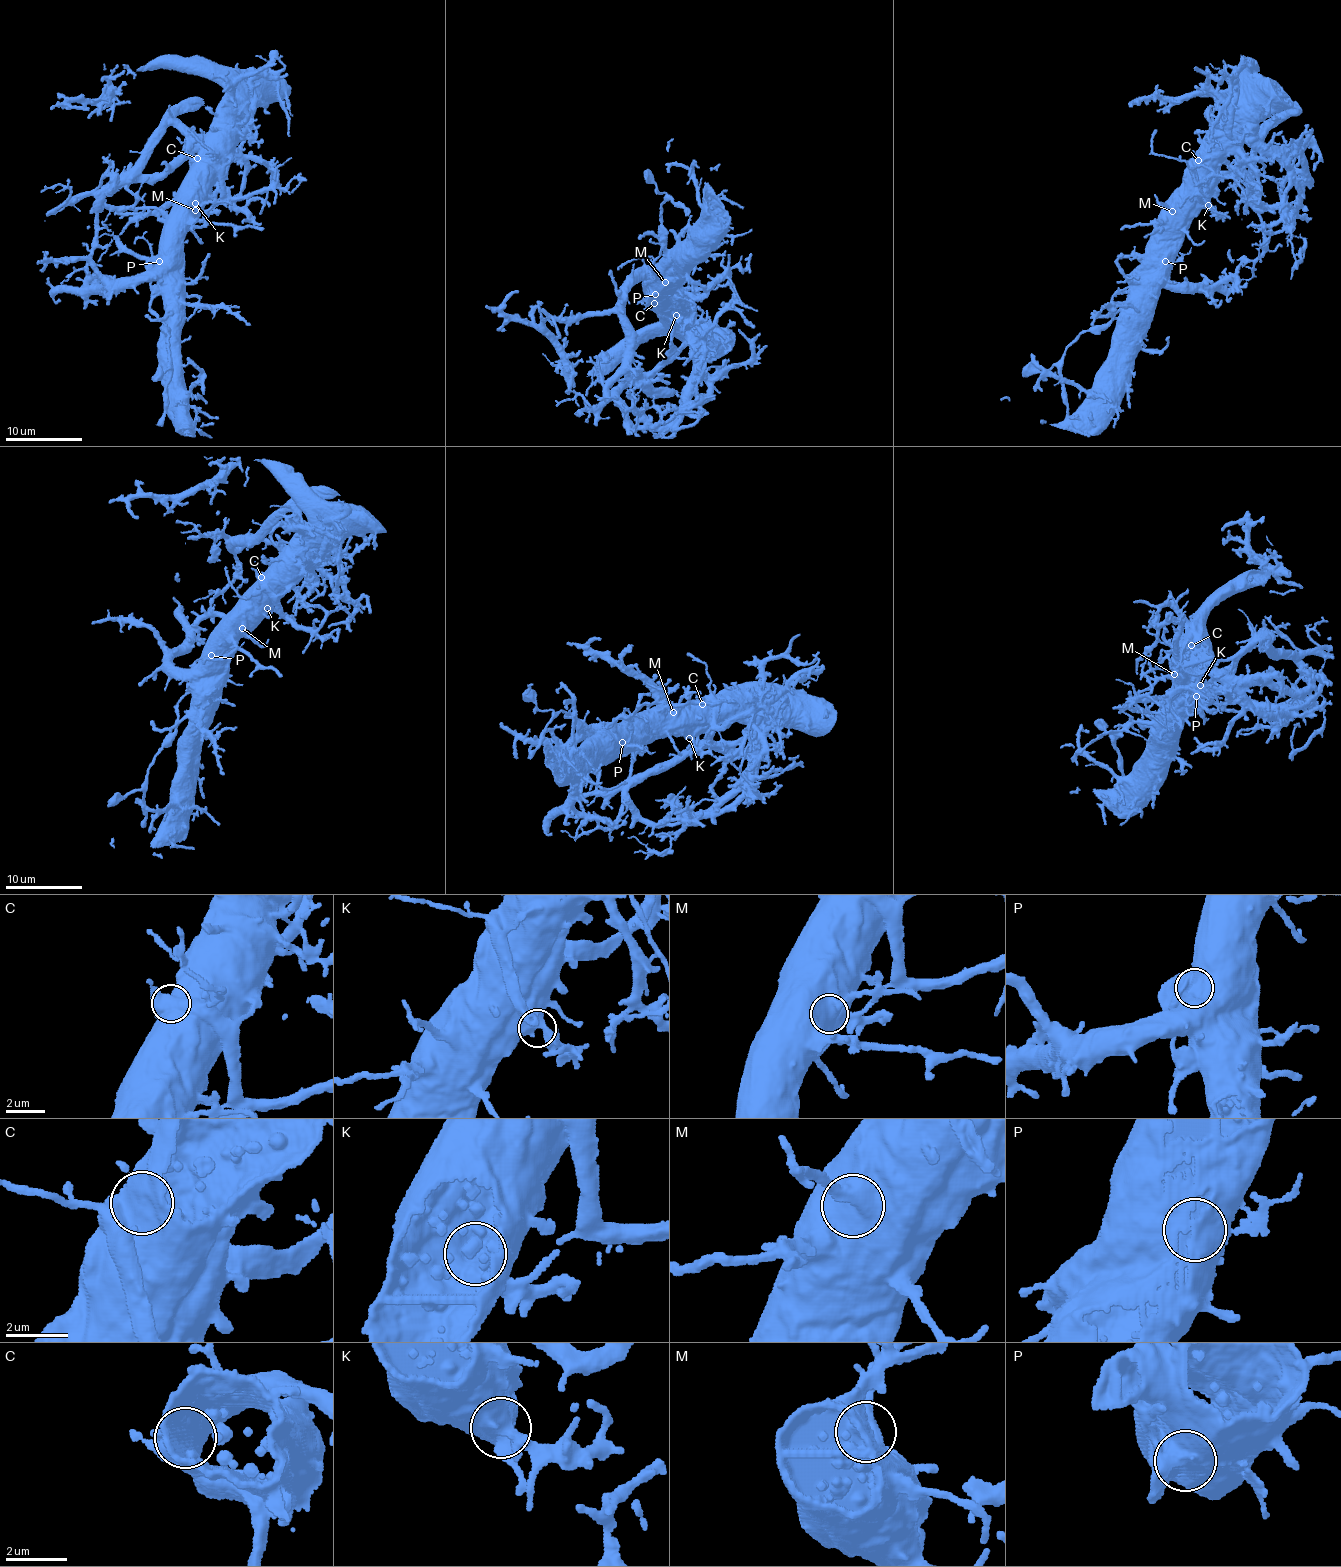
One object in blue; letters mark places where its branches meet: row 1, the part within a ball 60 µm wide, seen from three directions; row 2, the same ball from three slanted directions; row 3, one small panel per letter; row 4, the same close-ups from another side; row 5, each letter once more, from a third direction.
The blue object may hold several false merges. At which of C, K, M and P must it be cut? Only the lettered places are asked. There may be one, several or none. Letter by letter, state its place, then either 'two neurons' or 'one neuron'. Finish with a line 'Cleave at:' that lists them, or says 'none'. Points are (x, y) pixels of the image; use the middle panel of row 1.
C: place (654, 303); two neurons
K: place (676, 315); one neuron
M: place (665, 282); one neuron
P: place (655, 294); two neurons
Cleave at: C, P

